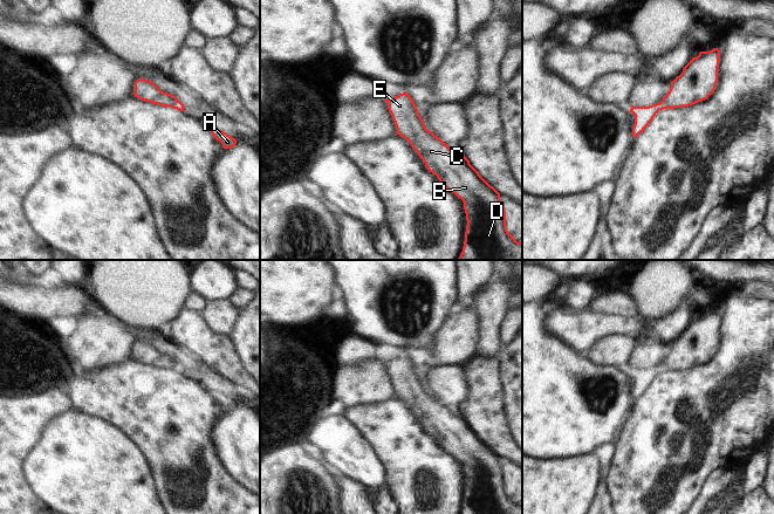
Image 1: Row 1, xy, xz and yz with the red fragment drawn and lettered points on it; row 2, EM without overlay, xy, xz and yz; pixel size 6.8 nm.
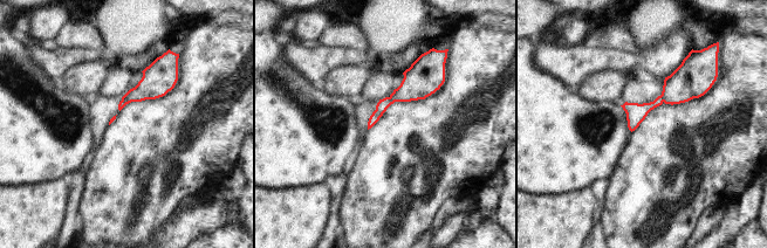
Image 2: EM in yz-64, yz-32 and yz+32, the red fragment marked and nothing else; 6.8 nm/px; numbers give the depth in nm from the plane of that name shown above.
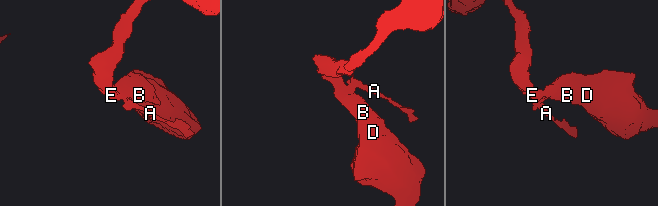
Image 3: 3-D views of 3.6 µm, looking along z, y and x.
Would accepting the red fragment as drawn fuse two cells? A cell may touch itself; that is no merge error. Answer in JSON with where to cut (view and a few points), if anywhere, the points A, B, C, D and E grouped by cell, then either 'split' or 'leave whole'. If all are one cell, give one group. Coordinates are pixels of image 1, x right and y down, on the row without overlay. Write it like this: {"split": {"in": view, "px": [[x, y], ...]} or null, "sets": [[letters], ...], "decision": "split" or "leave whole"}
{"split": {"in": "yz", "px": [[663, 362], [669, 369]]}, "sets": [["A"], ["B", "C", "D", "E"]], "decision": "split"}

